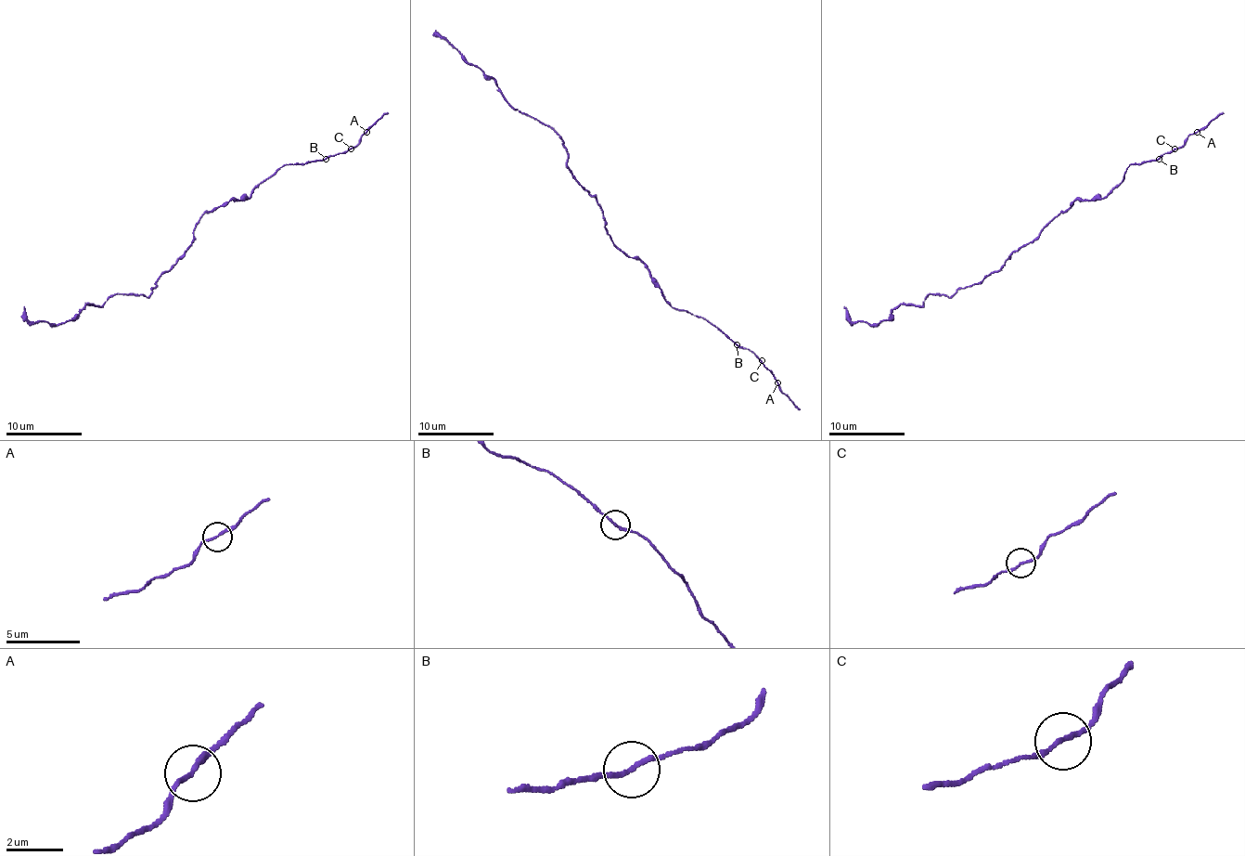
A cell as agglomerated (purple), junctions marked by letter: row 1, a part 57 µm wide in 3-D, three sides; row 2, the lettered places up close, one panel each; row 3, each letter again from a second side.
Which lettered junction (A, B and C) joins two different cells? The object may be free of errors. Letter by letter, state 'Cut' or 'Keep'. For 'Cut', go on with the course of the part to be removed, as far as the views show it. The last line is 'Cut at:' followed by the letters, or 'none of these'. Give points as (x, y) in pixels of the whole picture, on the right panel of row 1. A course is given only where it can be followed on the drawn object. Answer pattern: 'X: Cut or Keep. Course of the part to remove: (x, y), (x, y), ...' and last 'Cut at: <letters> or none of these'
A: Keep
B: Keep
C: Keep
Cut at: none of these

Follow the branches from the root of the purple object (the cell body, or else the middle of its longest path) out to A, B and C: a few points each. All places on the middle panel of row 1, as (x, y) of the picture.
A: (604, 227), (623, 252), (644, 264), (673, 307), (703, 317), (749, 349), (777, 383)
B: (604, 227), (609, 239), (623, 252), (644, 264), (651, 280), (673, 307), (703, 317), (738, 345)
C: (604, 227), (609, 239), (623, 252), (644, 264), (651, 280), (673, 307), (703, 317), (762, 360)

